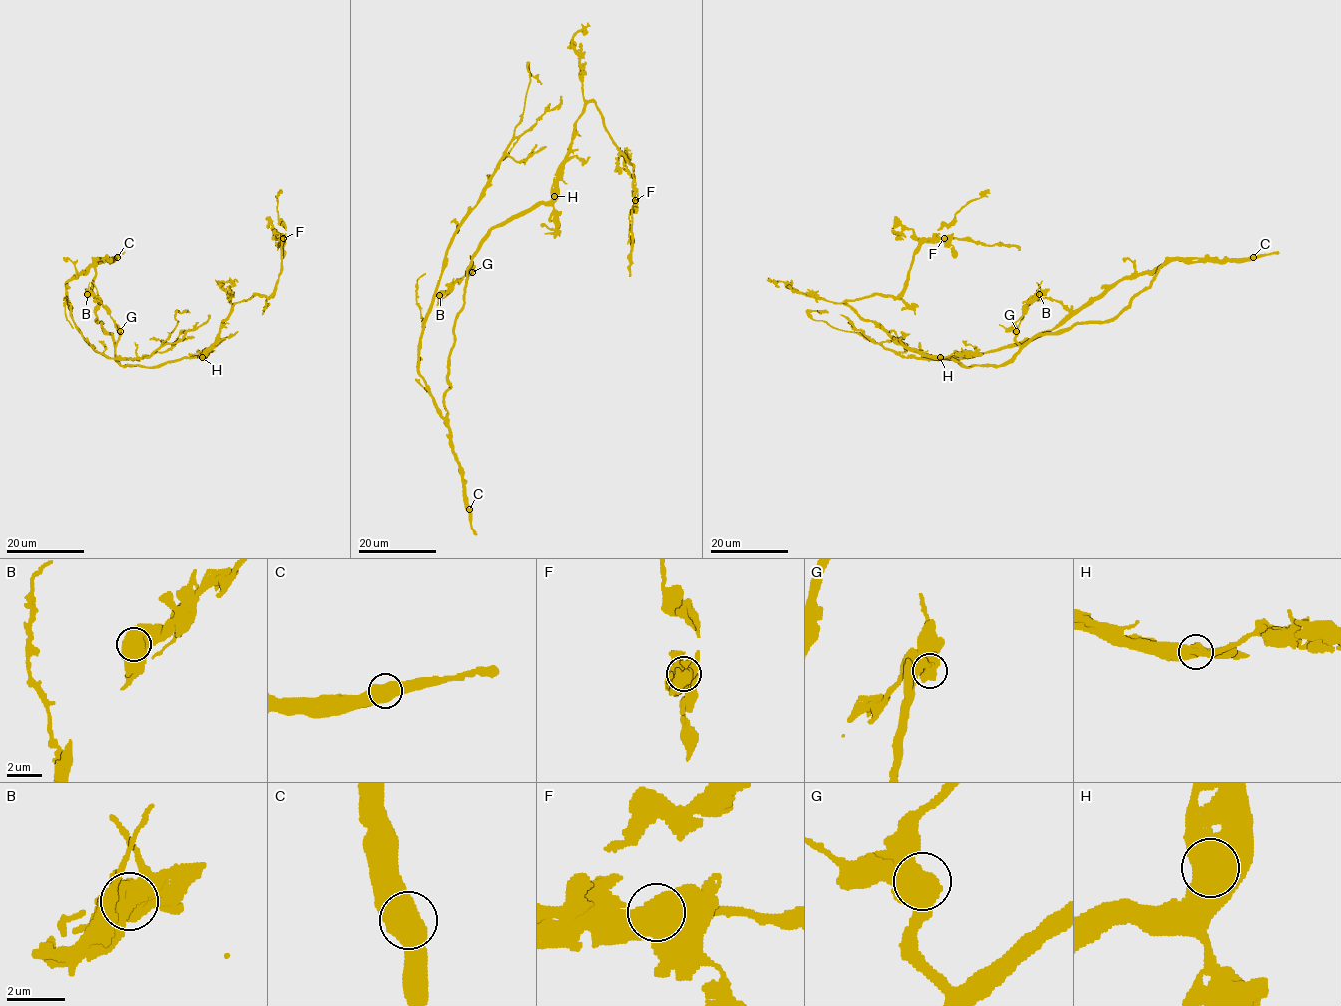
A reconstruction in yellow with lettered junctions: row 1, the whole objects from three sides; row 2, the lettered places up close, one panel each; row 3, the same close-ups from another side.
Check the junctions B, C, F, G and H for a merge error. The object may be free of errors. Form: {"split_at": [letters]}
{"split_at": ["C"]}

